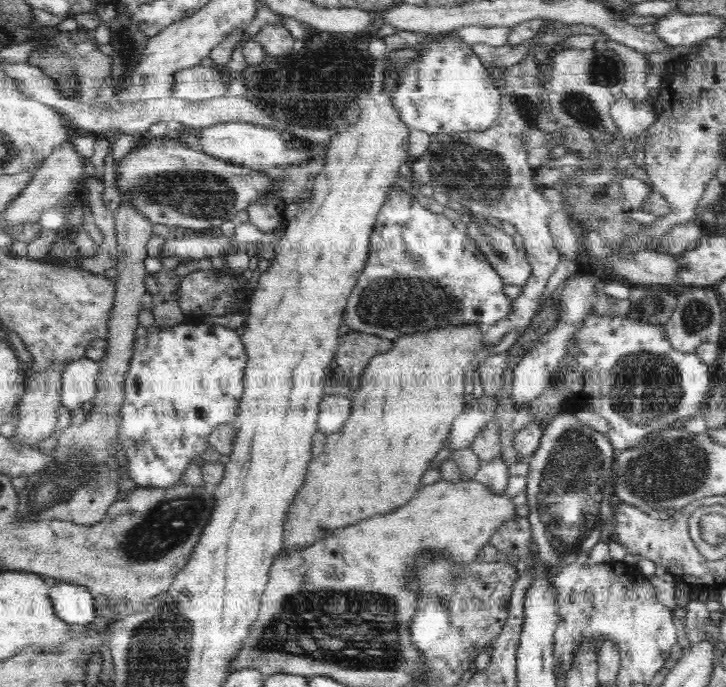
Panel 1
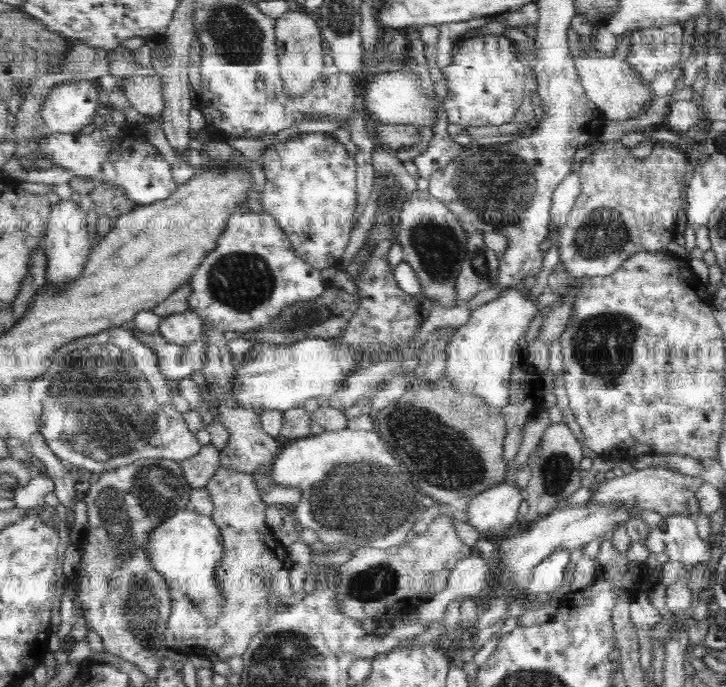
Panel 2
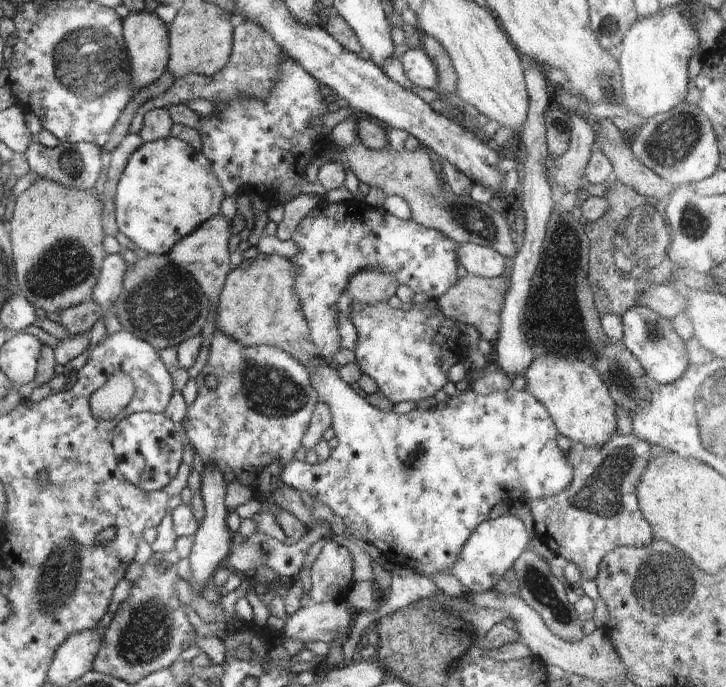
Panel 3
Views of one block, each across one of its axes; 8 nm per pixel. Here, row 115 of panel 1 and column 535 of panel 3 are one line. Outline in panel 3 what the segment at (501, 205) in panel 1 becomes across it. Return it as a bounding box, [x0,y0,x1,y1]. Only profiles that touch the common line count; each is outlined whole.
[528,434,653,581]

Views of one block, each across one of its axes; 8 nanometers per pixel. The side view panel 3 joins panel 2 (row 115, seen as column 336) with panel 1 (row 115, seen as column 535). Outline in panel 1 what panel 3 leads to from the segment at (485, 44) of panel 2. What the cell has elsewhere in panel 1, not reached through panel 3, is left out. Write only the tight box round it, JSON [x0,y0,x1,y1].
[384,30,503,135]

